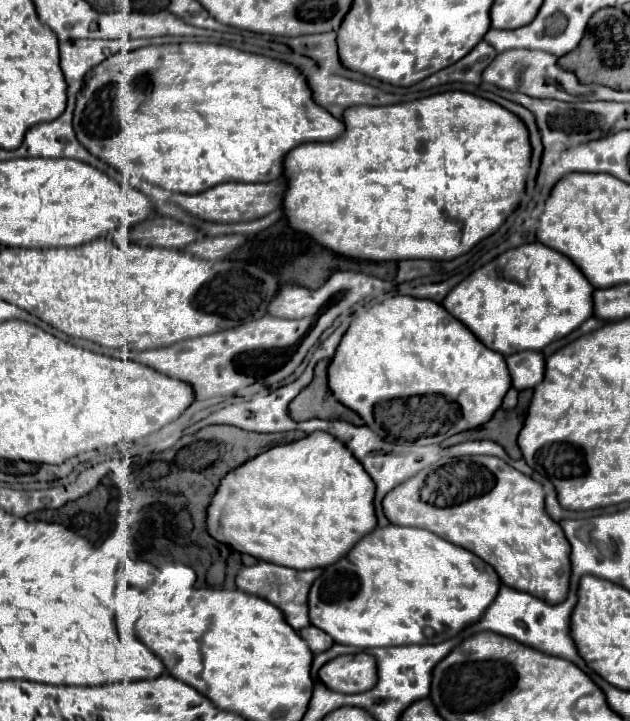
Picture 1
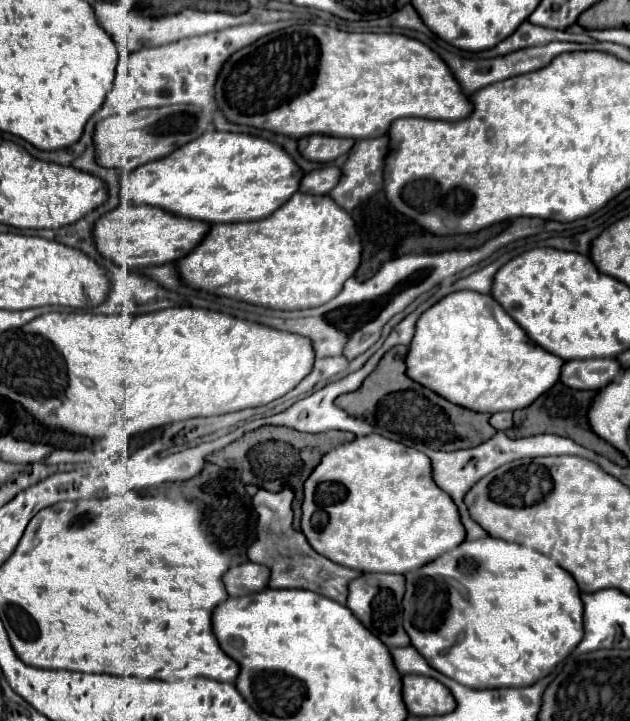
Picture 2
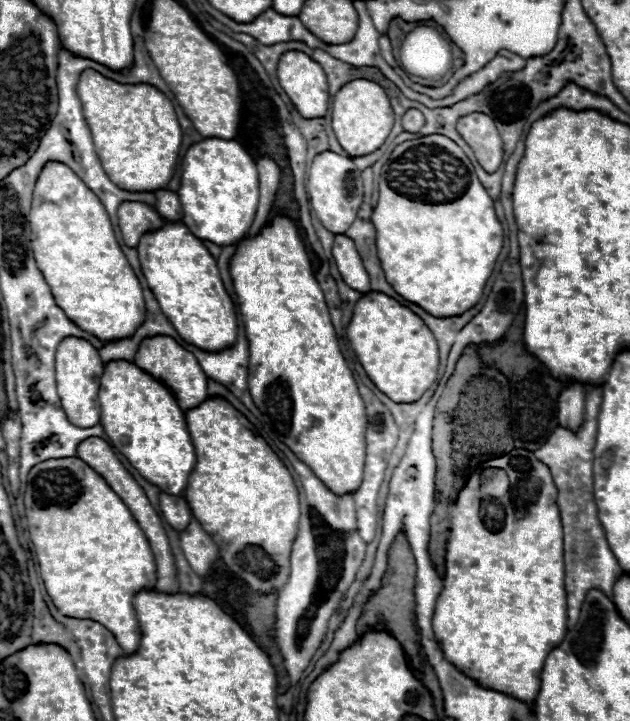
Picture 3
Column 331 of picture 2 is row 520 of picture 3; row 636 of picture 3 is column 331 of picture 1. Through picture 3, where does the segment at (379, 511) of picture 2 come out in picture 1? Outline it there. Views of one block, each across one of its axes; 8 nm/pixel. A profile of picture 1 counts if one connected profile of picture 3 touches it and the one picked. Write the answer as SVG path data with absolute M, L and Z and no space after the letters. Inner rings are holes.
M316 430L302 440L274 446L230 470L220 480L220 486L206 508L206 530L214 540L228 544L232 550L264 562L294 570L324 568L338 560L338 556L344 556L354 540L360 540L366 532L374 530L376 516L372 502L374 482L350 456L350 450L328 432Z

